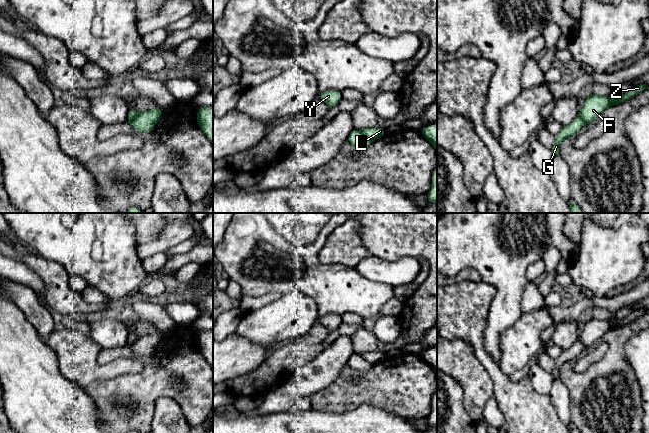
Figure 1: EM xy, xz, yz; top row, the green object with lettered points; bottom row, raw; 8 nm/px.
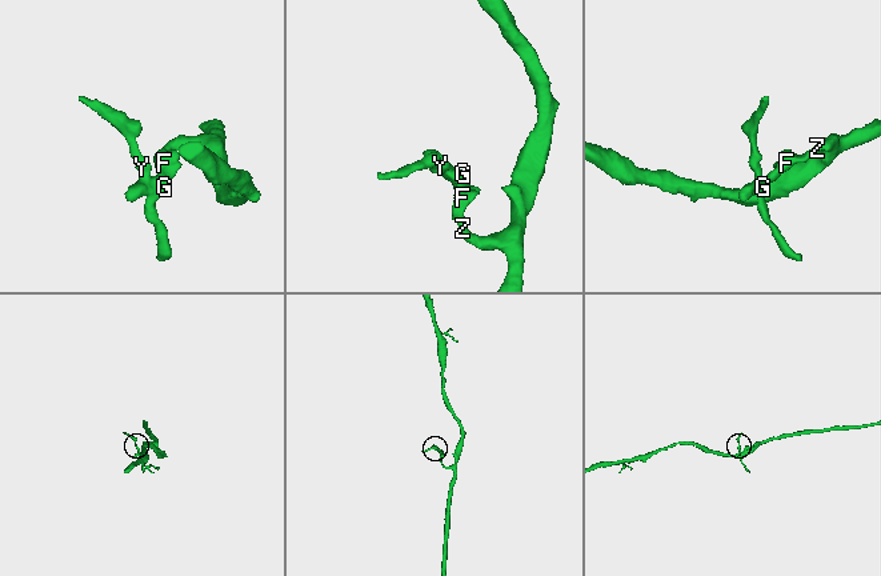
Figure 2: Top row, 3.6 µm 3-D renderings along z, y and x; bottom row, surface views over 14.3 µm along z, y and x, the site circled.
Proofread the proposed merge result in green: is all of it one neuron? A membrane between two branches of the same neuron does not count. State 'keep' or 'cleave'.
cleave

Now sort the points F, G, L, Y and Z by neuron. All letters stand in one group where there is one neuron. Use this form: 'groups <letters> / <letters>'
groups F Z / G L Y

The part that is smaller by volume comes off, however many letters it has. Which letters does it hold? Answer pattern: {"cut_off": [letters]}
{"cut_off": ["G", "L", "Y"]}

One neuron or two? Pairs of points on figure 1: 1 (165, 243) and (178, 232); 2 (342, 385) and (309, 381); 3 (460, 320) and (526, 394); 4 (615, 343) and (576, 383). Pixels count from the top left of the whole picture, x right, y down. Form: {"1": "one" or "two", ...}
{"1": "one", "2": "two", "3": "one", "4": "one"}

